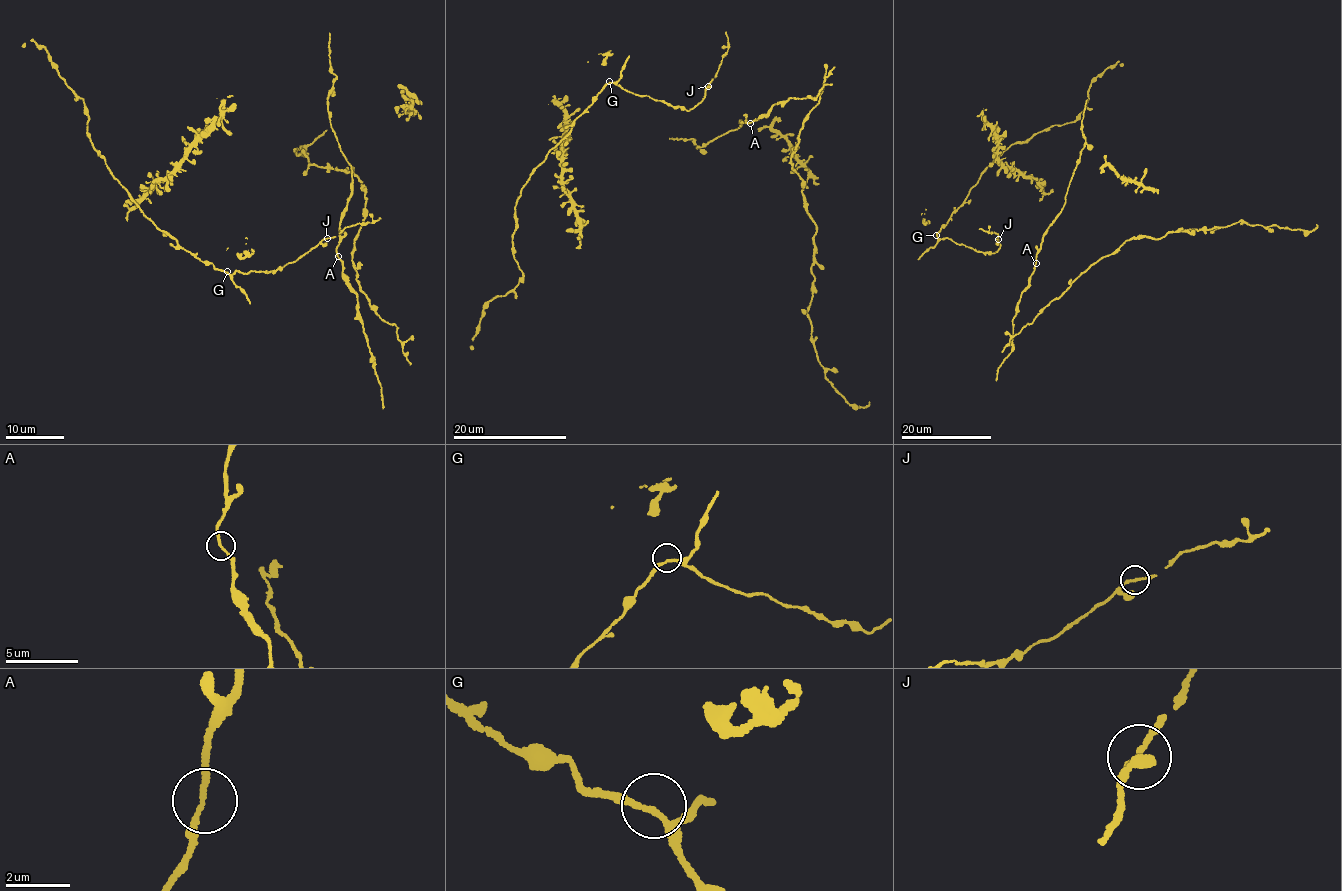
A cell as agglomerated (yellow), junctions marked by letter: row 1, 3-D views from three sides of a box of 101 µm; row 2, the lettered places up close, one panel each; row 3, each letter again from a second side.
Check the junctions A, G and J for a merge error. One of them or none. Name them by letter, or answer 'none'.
none

